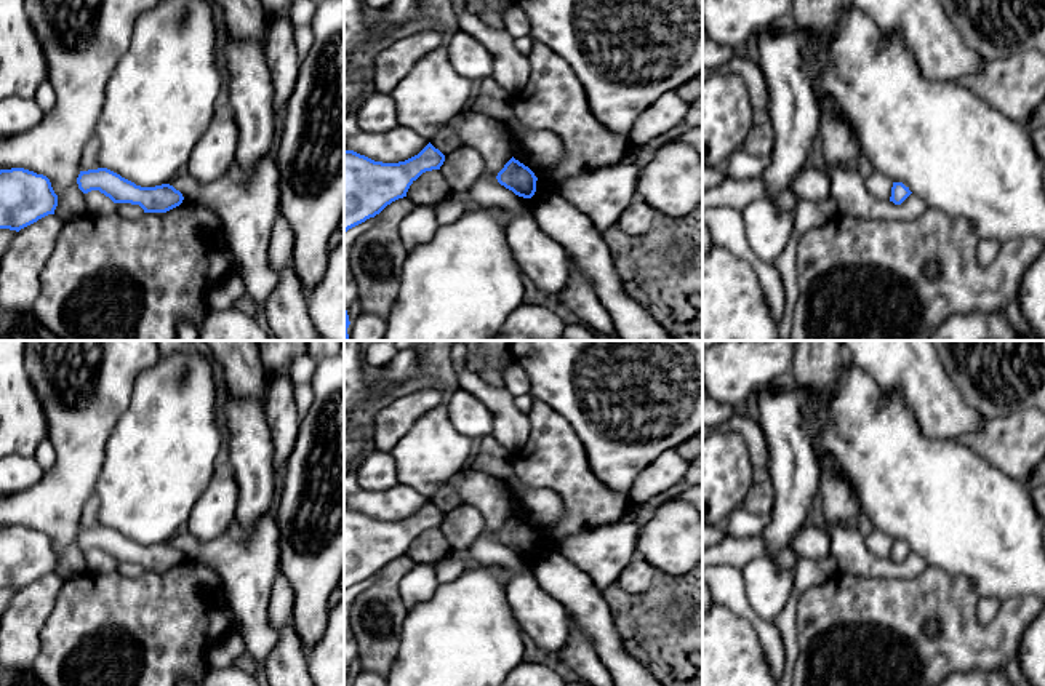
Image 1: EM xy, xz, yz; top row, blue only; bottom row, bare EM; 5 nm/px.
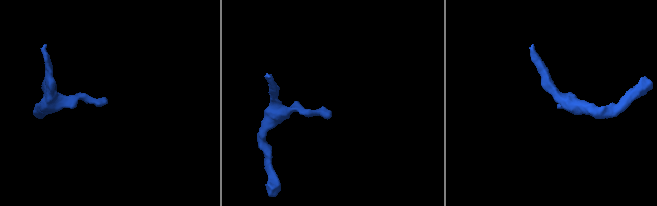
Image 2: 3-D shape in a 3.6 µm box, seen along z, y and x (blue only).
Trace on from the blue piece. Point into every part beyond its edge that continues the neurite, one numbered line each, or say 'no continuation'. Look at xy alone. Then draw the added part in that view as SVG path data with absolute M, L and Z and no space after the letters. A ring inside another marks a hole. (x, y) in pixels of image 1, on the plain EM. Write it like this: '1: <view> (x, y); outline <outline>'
no continuation

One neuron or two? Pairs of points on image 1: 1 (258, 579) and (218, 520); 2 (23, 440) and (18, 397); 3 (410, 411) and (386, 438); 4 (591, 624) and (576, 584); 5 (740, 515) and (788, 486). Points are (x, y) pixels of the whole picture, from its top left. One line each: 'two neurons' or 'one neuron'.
1: two neurons
2: one neuron
3: one neuron
4: one neuron
5: two neurons

